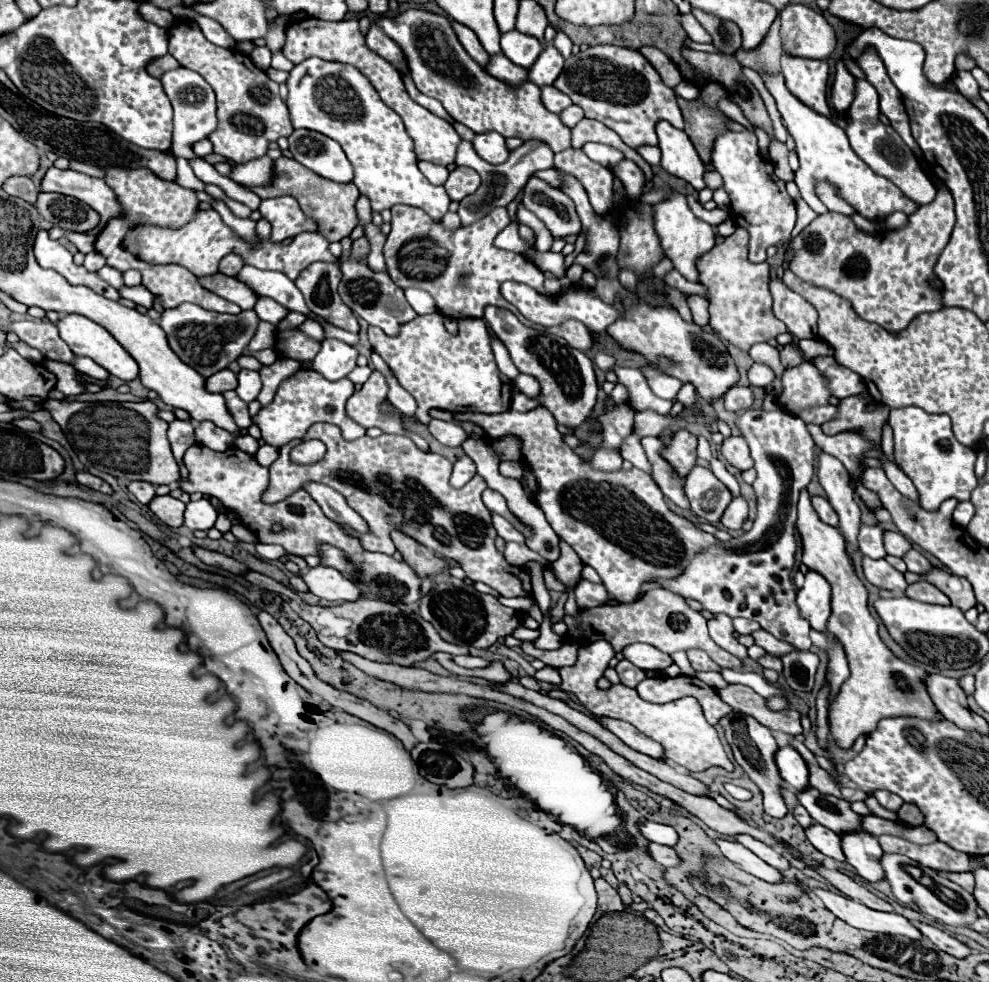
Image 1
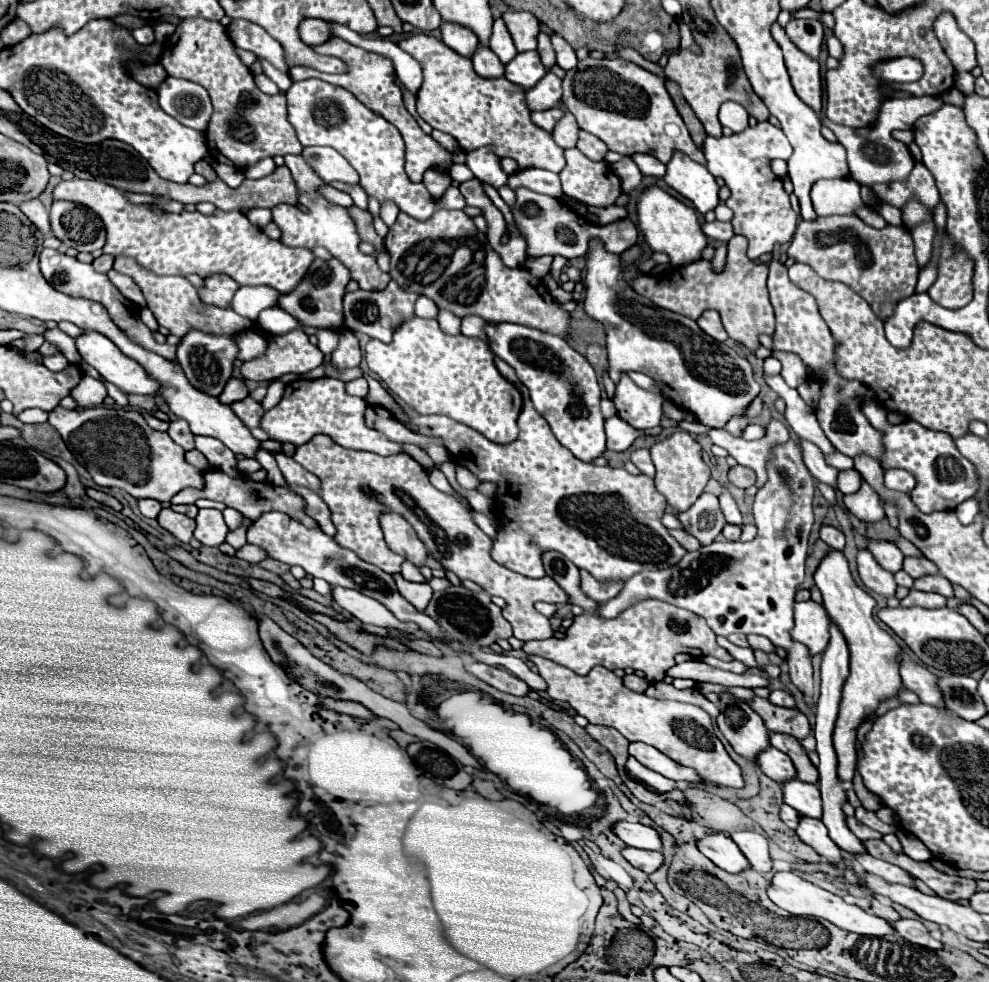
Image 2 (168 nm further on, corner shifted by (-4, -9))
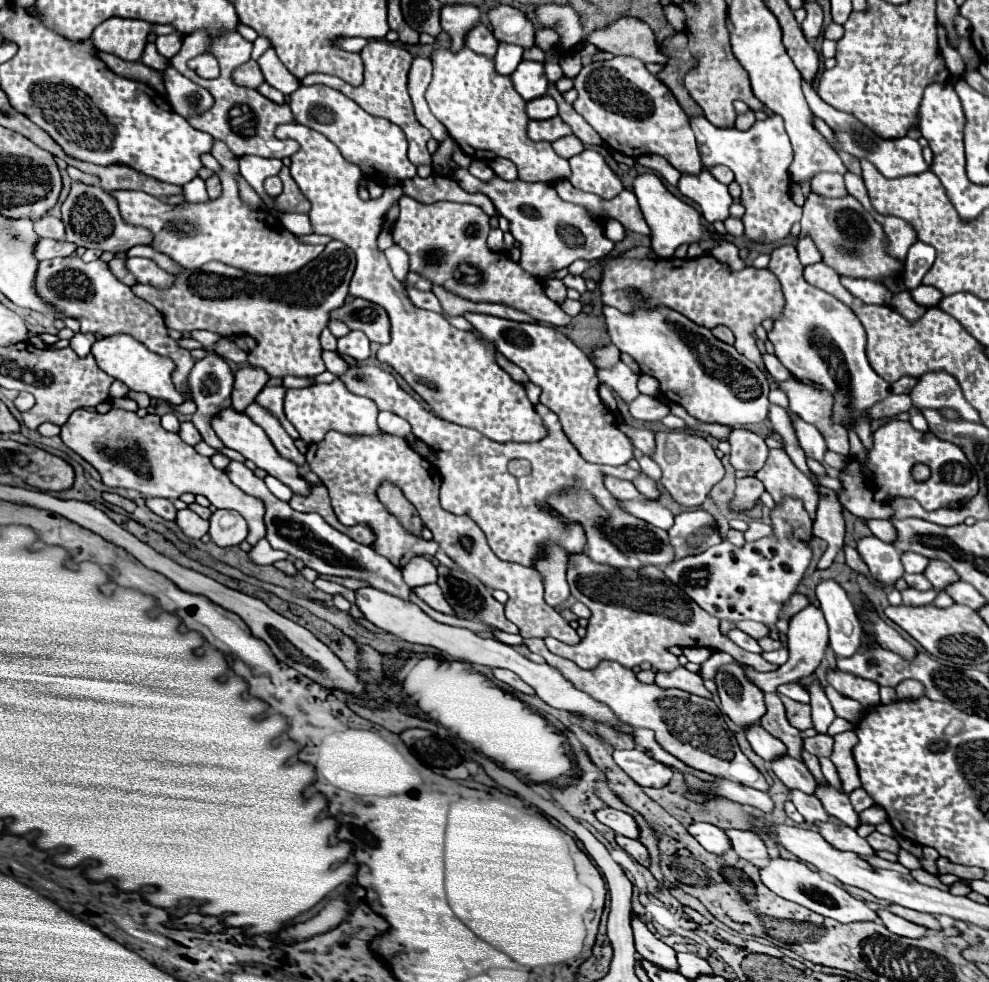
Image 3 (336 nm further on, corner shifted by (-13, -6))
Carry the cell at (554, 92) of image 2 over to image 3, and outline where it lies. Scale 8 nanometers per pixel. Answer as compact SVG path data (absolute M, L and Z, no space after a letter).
M542 96L542 98L536 98L526 104L526 114L530 120L548 120L558 114L558 106L556 106L554 98Z

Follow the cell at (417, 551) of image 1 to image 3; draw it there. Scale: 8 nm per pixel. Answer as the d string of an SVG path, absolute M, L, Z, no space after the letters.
M382 482L378 488L378 498L404 524L404 528L408 528L412 534L422 532L422 520L416 508L406 500L406 496L402 494L402 490L398 490L398 486L394 486L392 482Z

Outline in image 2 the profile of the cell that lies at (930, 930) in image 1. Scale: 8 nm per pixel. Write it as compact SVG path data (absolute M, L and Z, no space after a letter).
M899 919L895 923L891 923L895 927L895 931L907 939L913 945L921 945L921 947L929 947L929 949L943 949L943 943L933 939L931 933L925 929L925 925L917 919Z

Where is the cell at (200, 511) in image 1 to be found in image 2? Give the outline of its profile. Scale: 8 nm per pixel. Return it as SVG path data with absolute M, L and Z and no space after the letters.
M199 509L195 527L195 539L209 547L219 547L225 541L227 525L223 521L223 513L219 509Z

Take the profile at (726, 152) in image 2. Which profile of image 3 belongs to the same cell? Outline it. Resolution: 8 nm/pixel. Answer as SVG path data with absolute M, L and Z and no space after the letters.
M772 114L762 122L754 122L754 126L744 132L736 130L734 126L718 128L710 124L704 116L692 116L690 126L694 130L704 166L724 164L736 176L736 182L742 188L742 206L746 208L746 214L742 218L746 228L744 234L754 240L782 242L790 234L792 224L800 222L802 218L802 208L798 208L788 194L788 166L793 161L793 150L782 118Z

